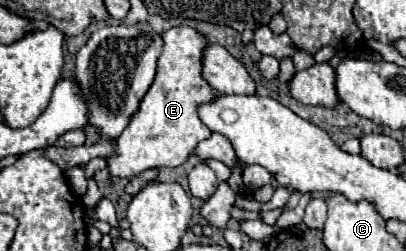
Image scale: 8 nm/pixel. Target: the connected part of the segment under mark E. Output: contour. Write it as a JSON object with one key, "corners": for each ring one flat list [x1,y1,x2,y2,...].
{"corners":[[173,27,163,33,163,53,157,61,157,75,141,99,137,113,131,115,125,131,113,139,115,153,105,157,111,177,131,179,145,169,179,167,211,131,201,123,197,105,207,101,215,91,201,77,201,53,207,41,191,27]]}

